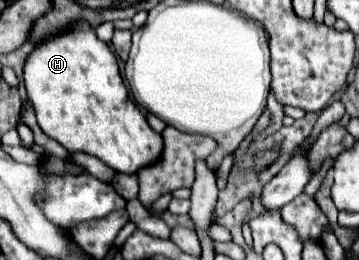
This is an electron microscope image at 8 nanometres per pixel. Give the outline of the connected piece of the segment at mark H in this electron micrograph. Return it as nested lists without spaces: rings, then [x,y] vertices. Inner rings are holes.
[[[91,27],[67,31],[67,35],[35,47],[25,59],[23,77],[39,127],[67,151],[95,155],[121,173],[135,173],[161,155],[161,135],[149,127],[145,115],[129,97],[115,53]]]

